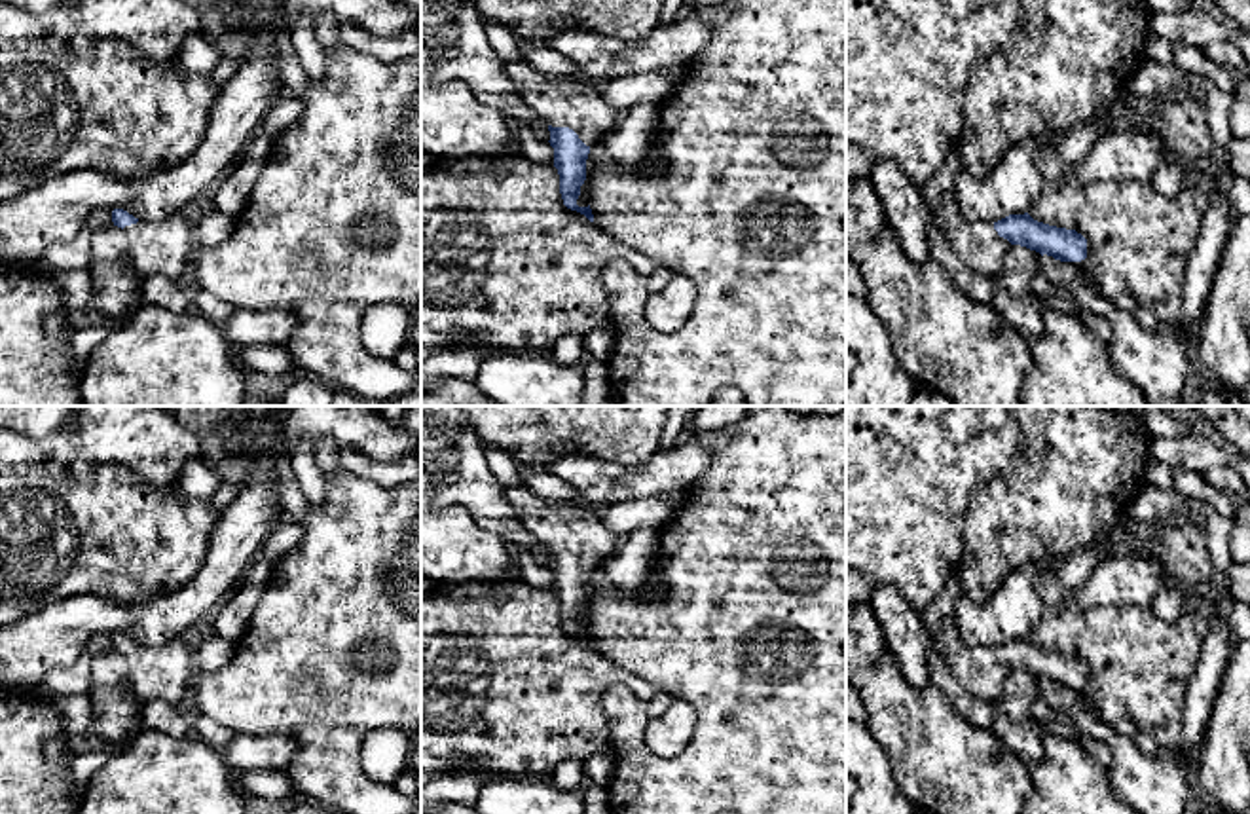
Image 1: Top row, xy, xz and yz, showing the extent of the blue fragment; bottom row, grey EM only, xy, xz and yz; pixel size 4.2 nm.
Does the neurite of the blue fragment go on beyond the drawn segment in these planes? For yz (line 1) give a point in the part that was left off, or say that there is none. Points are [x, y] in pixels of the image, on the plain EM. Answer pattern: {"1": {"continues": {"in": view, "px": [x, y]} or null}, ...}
{"1": {"continues": {"in": "yz", "px": [977, 670]}}}

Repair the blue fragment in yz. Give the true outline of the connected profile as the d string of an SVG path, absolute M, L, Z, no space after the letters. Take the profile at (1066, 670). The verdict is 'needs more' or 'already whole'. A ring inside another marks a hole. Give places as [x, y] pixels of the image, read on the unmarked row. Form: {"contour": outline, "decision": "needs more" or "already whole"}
{"contour": "M958 577L950 579L941 594L920 611L920 619L935 651L969 696L998 702L1011 670L1026 672L1060 687L1087 683L1087 664L1081 658L1038 647L1028 638L1009 639L994 649L969 645L956 624L956 603L962 596Z", "decision": "needs more"}

